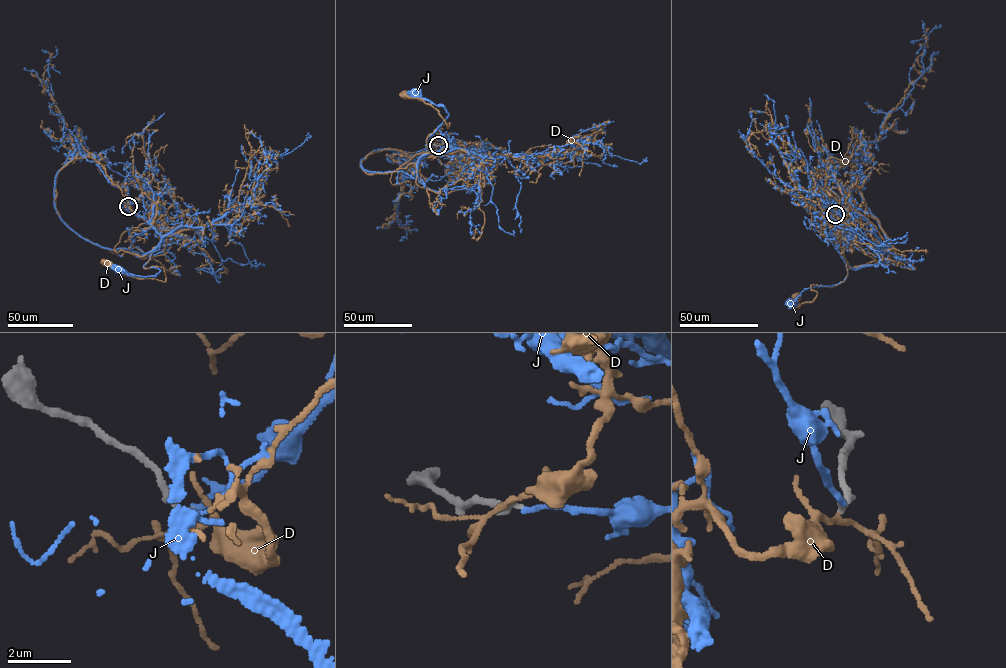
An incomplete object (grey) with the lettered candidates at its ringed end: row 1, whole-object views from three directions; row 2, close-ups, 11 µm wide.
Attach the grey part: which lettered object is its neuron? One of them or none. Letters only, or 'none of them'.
D

